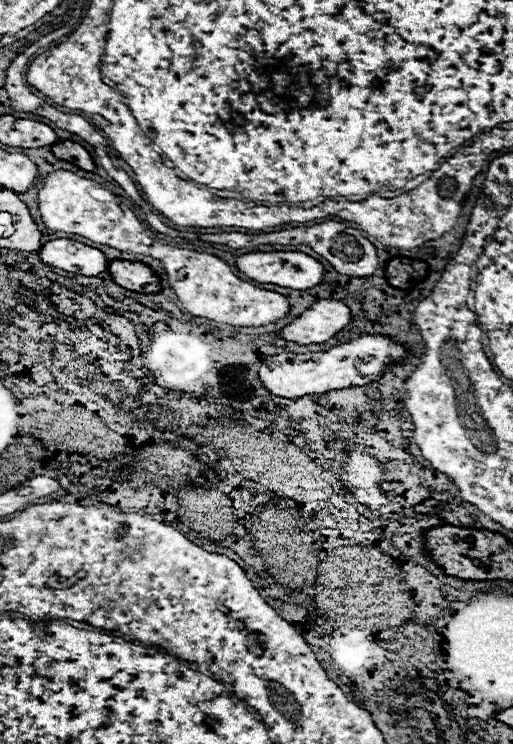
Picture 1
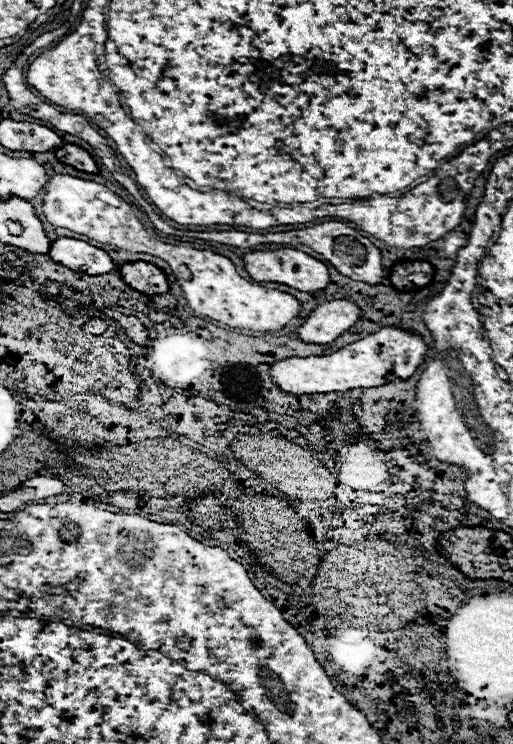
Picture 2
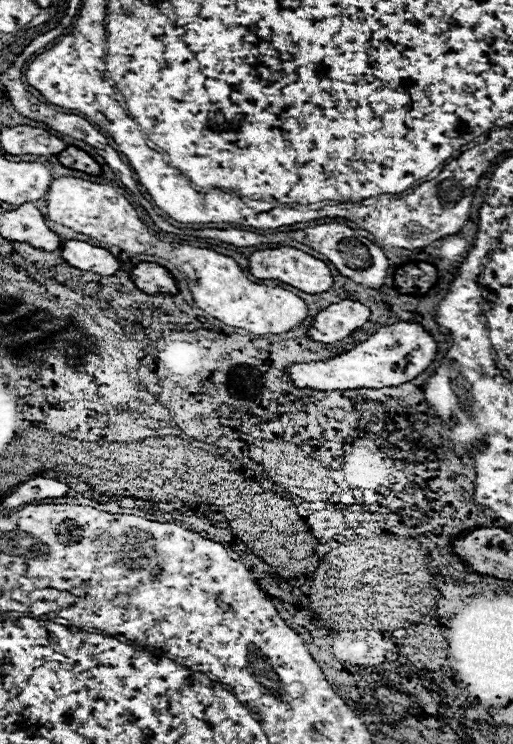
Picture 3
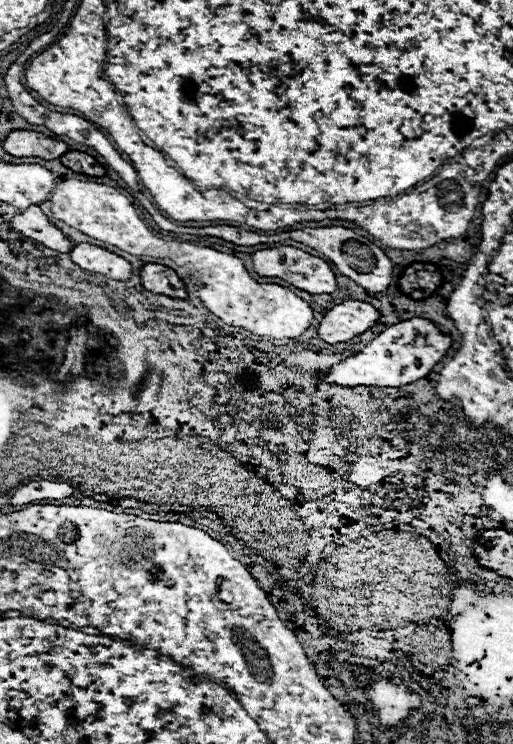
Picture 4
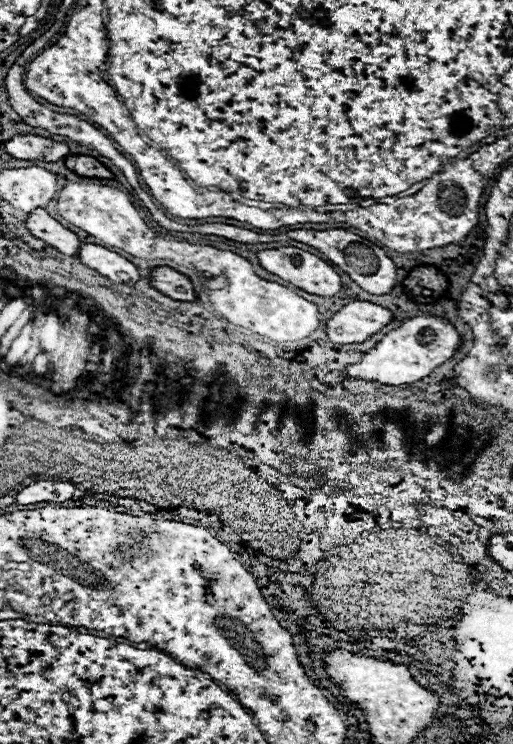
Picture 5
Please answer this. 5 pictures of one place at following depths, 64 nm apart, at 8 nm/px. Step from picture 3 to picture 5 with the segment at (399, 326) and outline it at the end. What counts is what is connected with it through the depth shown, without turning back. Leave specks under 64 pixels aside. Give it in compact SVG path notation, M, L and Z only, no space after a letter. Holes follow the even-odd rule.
M418 316L406 320L398 330L388 332L382 338L382 342L362 358L362 362L350 366L346 372L352 378L376 380L392 386L410 384L420 378L426 378L434 368L450 360L460 346L462 346L462 334L450 322L438 316Z

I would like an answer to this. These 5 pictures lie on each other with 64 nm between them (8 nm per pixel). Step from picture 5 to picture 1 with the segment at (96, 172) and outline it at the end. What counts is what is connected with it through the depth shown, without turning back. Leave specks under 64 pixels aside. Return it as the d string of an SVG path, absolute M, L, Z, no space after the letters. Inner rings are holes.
M64 140L64 142L60 142L60 144L54 144L50 150L52 150L52 154L54 154L58 160L66 160L66 162L82 168L82 170L92 172L92 170L96 168L96 164L94 164L92 156L88 154L88 150L86 150L84 146L80 146L80 144L76 144L76 142Z

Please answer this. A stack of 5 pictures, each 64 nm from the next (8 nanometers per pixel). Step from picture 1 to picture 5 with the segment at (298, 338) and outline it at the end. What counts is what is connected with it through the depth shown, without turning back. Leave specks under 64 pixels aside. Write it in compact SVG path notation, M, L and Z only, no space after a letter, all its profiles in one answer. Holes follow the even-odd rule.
M352 302L336 312L326 332L334 344L362 344L392 320L394 314L388 308L372 302Z

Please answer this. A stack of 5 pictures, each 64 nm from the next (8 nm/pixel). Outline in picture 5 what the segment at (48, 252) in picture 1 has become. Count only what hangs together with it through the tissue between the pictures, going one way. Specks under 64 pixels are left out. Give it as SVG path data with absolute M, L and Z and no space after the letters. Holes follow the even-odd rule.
M82 244L78 258L96 270L98 274L110 278L116 284L136 284L140 280L140 270L124 256L96 244Z

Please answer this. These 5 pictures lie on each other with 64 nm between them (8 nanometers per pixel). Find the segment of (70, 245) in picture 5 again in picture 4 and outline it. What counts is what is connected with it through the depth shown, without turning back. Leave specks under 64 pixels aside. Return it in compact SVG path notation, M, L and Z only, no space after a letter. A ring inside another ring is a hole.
M30 206L22 214L12 218L12 230L24 234L30 240L36 240L52 250L58 252L70 252L74 242L54 224L50 224L48 216L40 210L40 206Z

